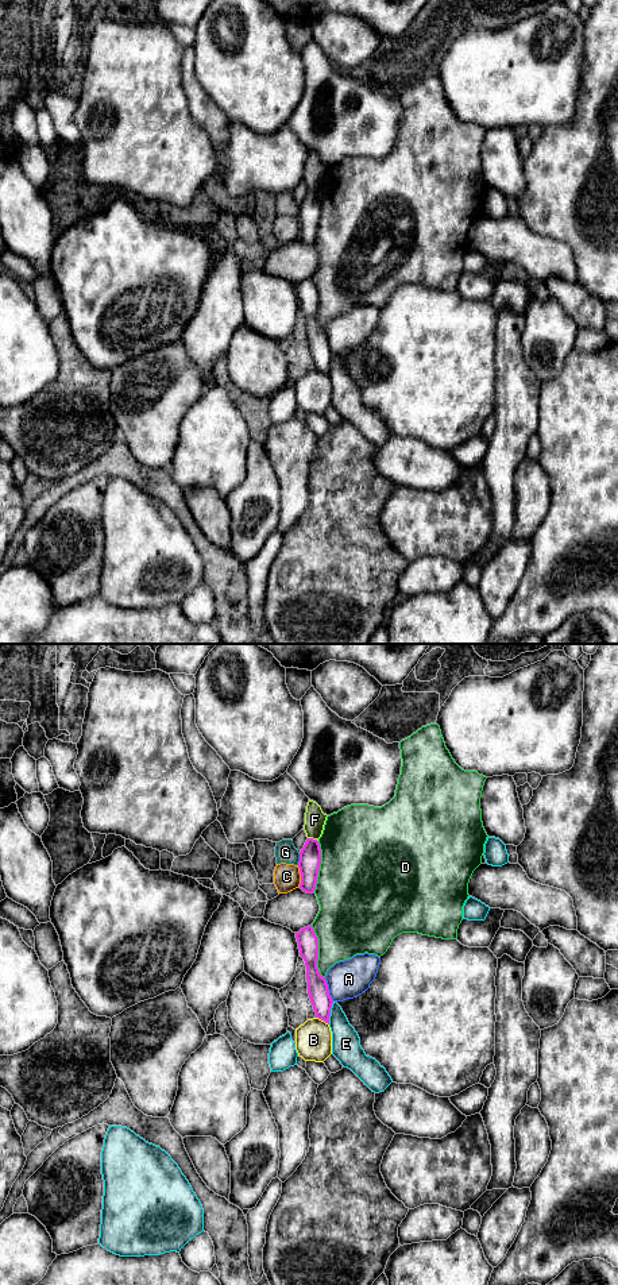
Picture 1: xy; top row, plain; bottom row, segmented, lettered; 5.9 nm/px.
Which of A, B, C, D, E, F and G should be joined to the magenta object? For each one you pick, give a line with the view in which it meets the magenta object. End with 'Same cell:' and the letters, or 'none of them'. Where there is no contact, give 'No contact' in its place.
Same cell: none of them

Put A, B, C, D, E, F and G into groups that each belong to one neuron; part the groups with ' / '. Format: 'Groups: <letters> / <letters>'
Groups: A / B / C / D / E / F / G

